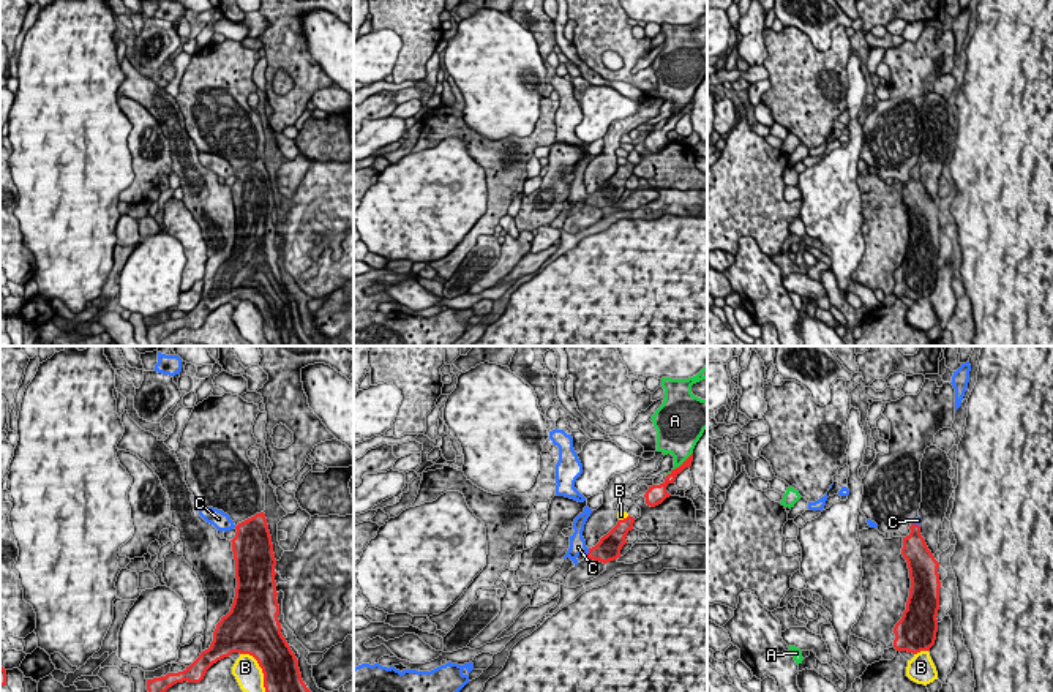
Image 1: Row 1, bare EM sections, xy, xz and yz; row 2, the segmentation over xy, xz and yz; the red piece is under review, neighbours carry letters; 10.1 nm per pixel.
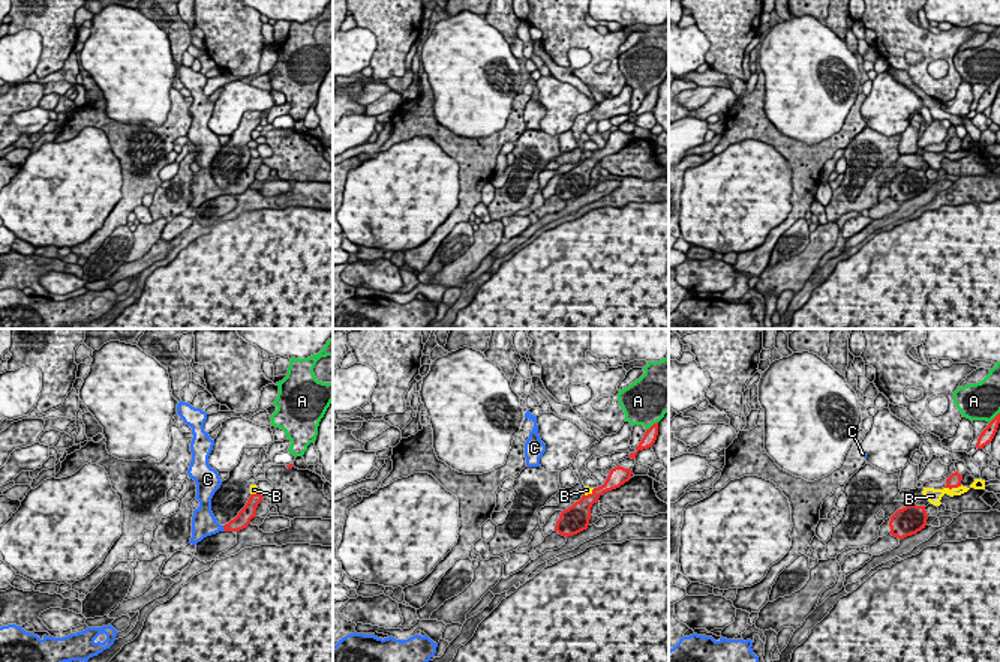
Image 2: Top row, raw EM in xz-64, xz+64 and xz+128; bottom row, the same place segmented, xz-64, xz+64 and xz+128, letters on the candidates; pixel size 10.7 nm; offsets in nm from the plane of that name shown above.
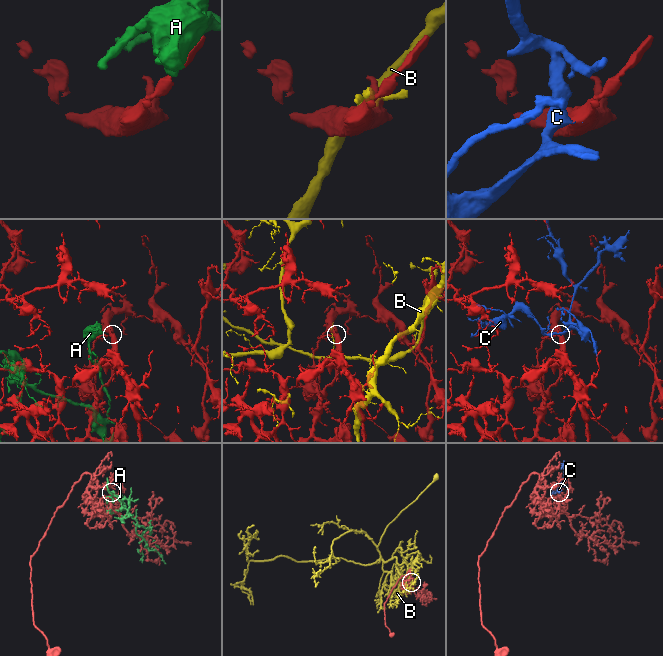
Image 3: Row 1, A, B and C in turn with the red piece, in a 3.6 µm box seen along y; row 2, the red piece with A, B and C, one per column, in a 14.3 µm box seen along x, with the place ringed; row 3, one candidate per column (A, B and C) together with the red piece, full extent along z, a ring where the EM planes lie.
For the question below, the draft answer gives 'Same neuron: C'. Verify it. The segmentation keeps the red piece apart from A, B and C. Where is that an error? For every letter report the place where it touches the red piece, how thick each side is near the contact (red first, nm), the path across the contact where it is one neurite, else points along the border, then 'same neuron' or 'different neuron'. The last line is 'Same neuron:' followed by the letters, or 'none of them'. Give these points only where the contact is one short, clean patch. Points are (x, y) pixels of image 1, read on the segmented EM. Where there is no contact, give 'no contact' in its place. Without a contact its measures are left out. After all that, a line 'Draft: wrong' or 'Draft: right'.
A: xz (684, 462) | 100/360 nm | different neuron
B: xy (261, 667) | 380/280 nm | different neuron
C: xz (588, 553) | 240/160 nm | across xz (608, 549), (588, 553), (578, 547) | same neuron
Same neuron: C
Draft: right

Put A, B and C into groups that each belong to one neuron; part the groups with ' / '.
A / B / C

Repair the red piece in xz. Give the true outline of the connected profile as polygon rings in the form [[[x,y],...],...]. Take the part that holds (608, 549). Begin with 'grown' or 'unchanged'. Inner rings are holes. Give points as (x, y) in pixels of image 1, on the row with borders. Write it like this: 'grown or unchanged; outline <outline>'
grown; outline [[[586,506],[584,512],[573,521],[575,532],[570,536],[570,548],[564,559],[570,558],[575,566],[579,564],[576,559],[579,555],[583,555],[584,559],[594,559],[603,564],[620,558],[620,550],[627,543],[625,537],[633,529],[635,518],[628,515],[627,518],[619,520],[617,525],[603,536],[595,547],[587,548],[583,531],[590,513],[592,509]]]

